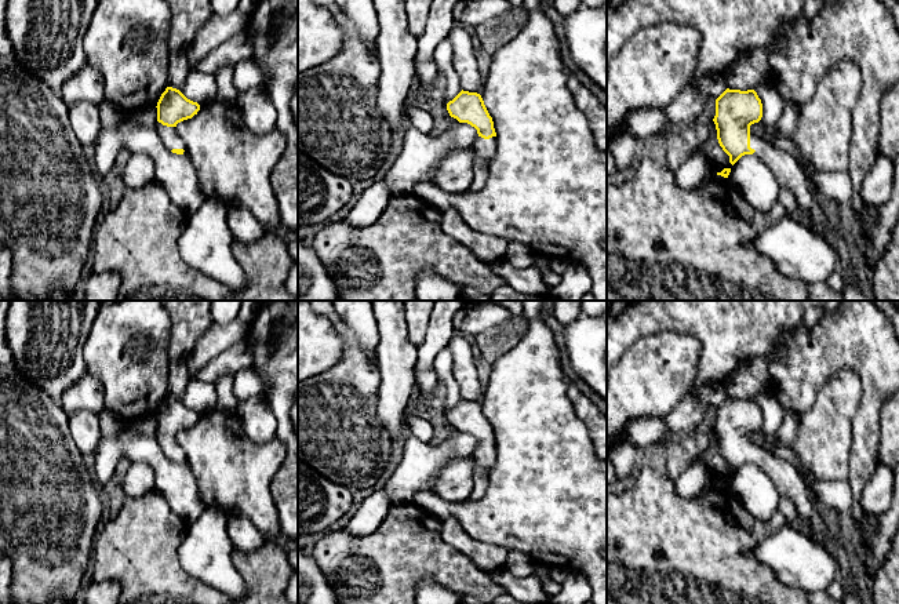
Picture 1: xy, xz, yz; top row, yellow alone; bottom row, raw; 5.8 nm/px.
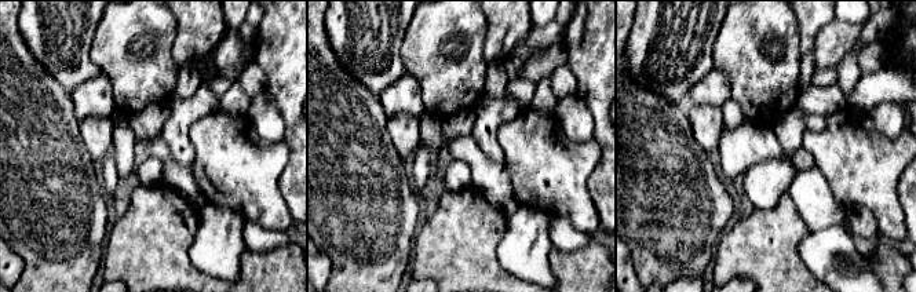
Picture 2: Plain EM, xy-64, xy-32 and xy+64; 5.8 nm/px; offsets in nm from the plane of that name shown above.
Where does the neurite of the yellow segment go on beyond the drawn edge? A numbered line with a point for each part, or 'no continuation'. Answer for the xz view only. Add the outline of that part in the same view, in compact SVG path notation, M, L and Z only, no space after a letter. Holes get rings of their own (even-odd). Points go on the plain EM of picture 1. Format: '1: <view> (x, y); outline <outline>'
1: xz (484, 457); outline M477 445L477 448L474 450L472 458L476 461L476 463L478 466L483 467L483 470L485 472L485 474L489 474L491 467L495 463L495 458L496 458L496 445L492 445L489 448L484 448L481 445Z

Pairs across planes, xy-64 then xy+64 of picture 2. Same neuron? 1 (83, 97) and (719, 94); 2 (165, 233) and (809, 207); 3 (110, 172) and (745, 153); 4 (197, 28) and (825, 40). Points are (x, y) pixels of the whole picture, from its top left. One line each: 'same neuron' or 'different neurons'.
1: same neuron
2: different neurons
3: same neuron
4: different neurons

